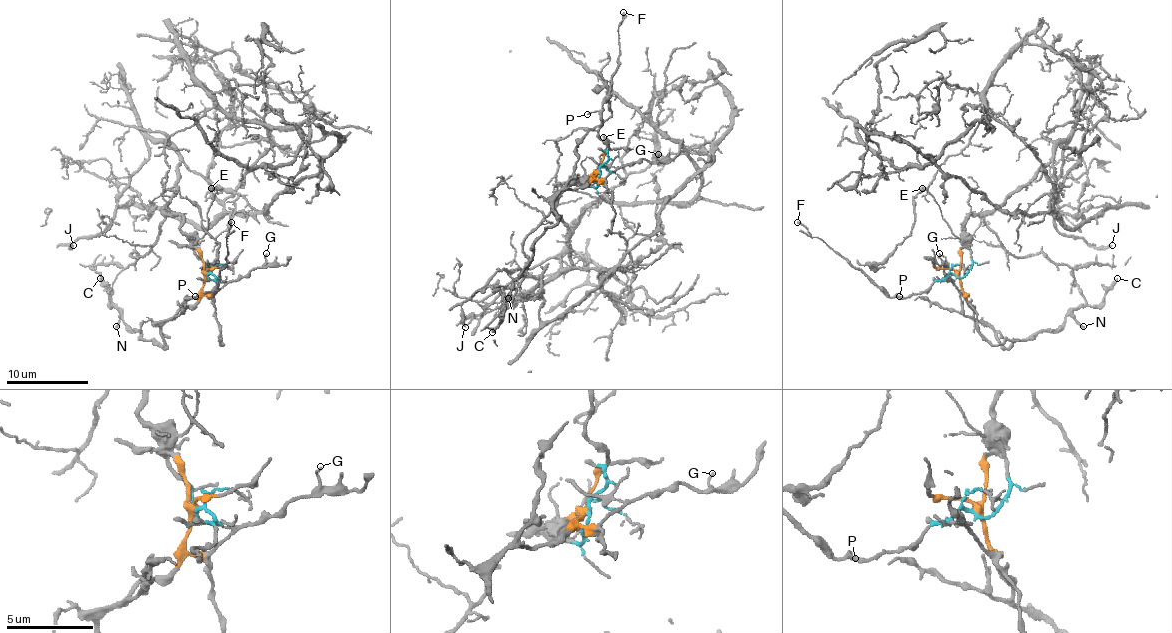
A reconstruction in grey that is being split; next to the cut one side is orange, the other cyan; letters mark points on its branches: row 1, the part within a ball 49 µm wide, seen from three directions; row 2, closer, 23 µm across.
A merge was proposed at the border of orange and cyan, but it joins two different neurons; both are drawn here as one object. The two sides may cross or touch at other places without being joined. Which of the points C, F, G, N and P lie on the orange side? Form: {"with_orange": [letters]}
{"with_orange": ["C", "G", "N"]}

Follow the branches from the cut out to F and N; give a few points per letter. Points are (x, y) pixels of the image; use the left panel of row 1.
F: (208, 275), (210, 273), (216, 280), (216, 288), (206, 294), (208, 298), (227, 263), (227, 236), (231, 222)
N: (206, 275), (200, 298), (161, 325), (165, 347), (142, 337), (122, 314), (116, 327)

